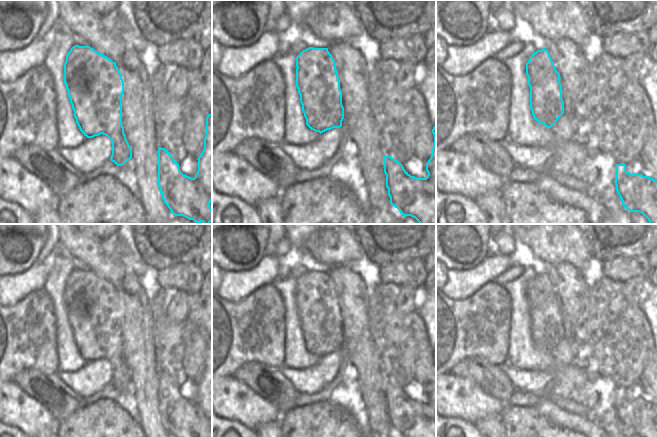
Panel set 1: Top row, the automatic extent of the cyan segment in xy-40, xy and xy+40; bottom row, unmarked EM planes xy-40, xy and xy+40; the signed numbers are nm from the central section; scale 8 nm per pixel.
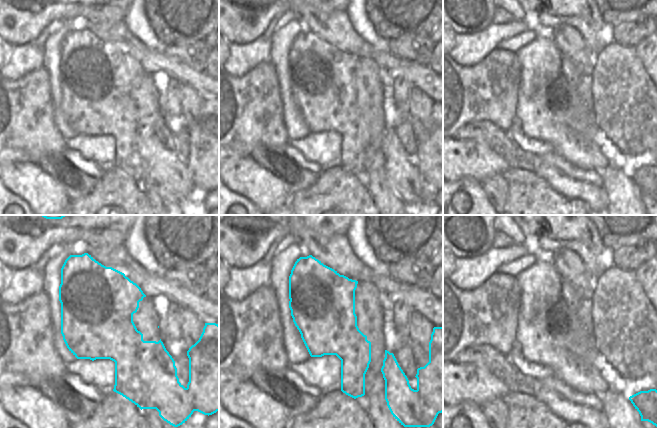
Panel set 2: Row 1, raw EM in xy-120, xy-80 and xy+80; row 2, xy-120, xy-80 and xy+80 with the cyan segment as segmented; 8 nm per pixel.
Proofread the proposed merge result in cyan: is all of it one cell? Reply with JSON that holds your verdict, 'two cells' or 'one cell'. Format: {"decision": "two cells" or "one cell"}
{"decision": "two cells"}

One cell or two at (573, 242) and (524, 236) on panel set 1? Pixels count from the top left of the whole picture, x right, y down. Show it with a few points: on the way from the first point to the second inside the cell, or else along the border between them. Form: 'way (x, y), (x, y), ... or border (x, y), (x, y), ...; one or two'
way (561, 240), (536, 238); one

